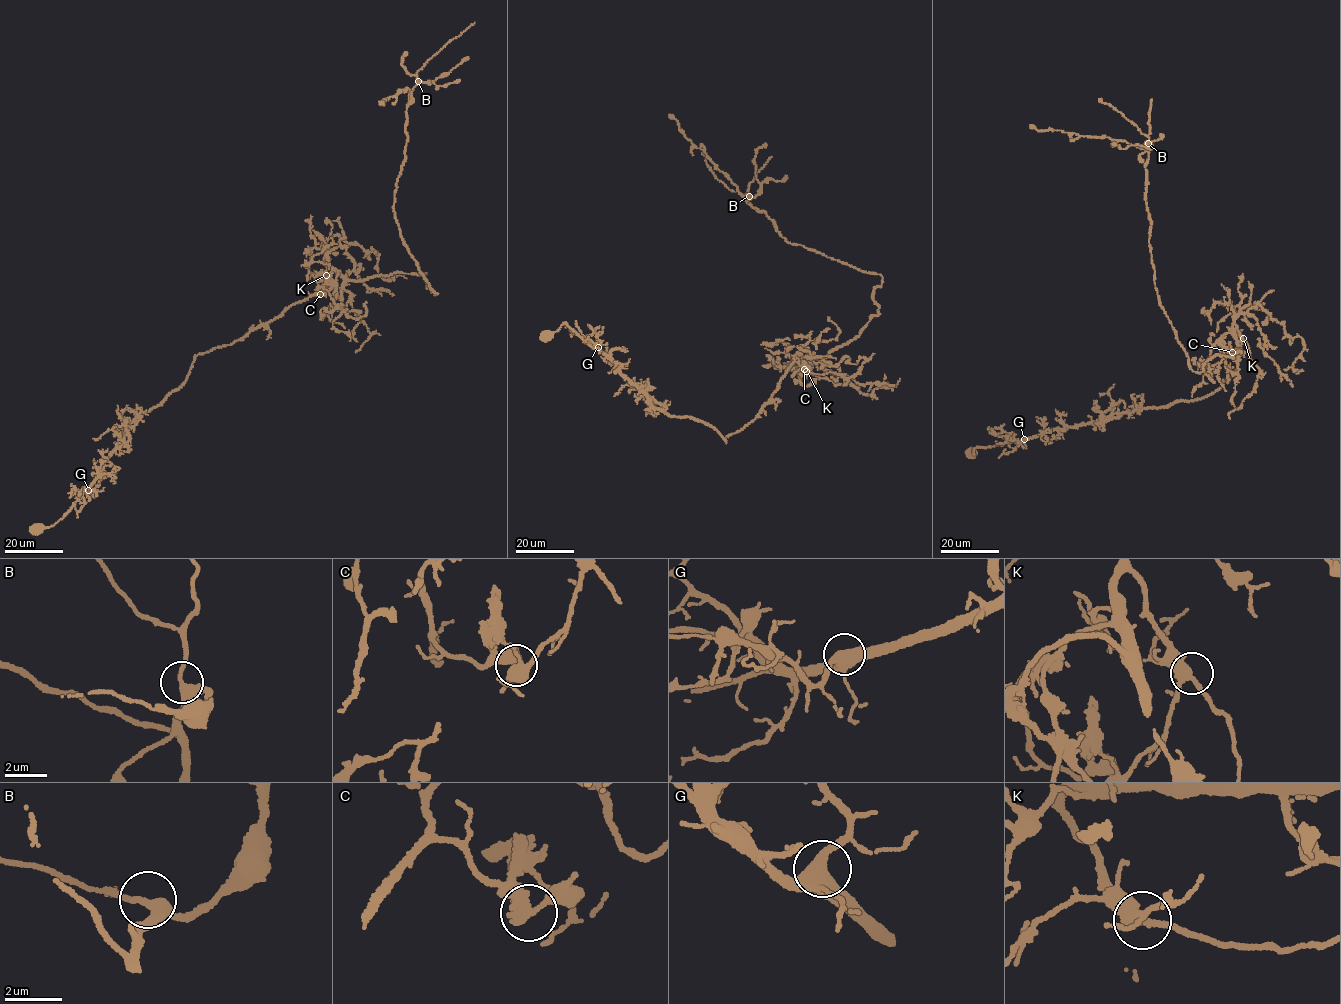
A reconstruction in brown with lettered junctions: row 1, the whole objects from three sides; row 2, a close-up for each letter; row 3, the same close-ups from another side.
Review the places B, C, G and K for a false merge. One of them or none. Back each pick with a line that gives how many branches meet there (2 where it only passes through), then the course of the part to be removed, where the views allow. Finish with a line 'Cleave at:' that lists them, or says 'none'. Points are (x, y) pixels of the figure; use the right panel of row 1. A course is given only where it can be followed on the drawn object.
C: 2 branches meet; foreign part runs (1232, 352), (1220, 348), (1229, 377), (1201, 398), (1128, 411), (968, 452)
Cleave at: C

